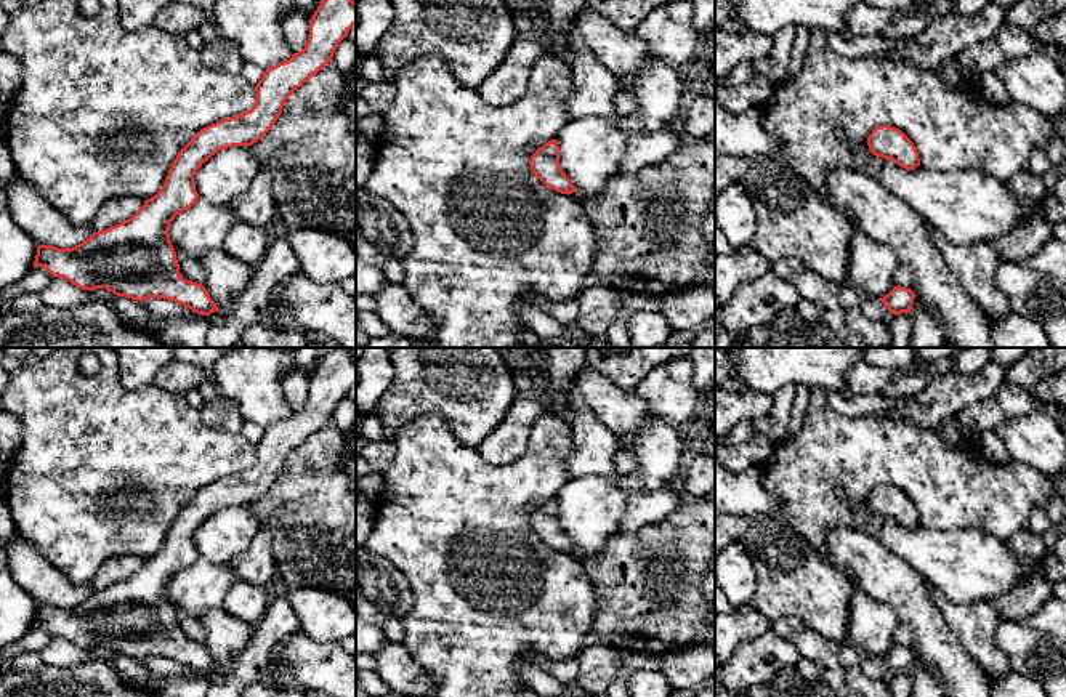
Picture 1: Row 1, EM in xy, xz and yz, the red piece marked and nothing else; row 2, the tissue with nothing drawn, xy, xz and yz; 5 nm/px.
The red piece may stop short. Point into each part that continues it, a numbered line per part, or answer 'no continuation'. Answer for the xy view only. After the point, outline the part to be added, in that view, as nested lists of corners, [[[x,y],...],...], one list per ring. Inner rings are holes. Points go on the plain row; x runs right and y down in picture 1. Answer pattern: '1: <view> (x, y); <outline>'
no continuation

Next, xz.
no continuation

